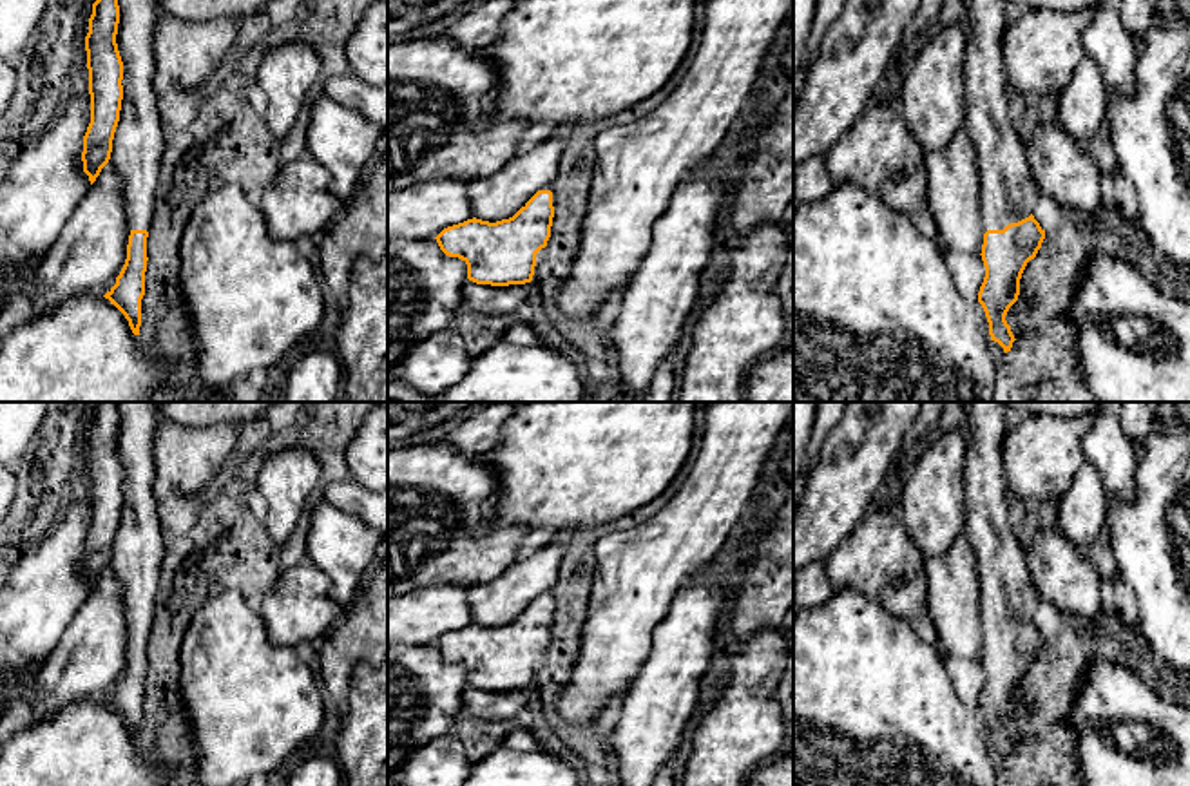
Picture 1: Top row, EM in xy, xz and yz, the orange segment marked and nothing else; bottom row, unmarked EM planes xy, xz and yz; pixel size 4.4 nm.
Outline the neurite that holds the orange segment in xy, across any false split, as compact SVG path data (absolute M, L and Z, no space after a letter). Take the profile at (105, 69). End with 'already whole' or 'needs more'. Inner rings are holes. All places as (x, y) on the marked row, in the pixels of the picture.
M96 0L89 18L89 33L85 36L87 69L89 69L89 94L91 94L91 123L83 136L83 172L91 185L100 176L101 168L110 163L116 167L123 183L123 197L130 225L125 264L116 277L116 284L103 295L110 301L129 321L134 335L139 335L141 326L141 299L145 295L147 272L147 237L152 225L156 188L159 181L159 167L167 132L158 110L159 94L154 91L154 27L165 13L158 0Z; needs more

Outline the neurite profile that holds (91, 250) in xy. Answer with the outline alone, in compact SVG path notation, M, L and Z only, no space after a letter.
M87 87L62 105L53 125L24 141L0 183L0 312L27 286L31 315L51 312L72 297L100 293L125 264L130 225L121 176L107 163L96 181L89 181L82 161L89 123Z

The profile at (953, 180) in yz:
M938 27L902 71L895 105L926 150L929 214L940 244L982 254L984 214L978 159L965 121L965 31Z

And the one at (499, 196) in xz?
M551 136L525 154L514 154L491 176L469 183L456 177L435 177L388 192L388 239L435 239L444 228L473 217L489 223L513 217L538 190L552 185L563 149L563 138Z

